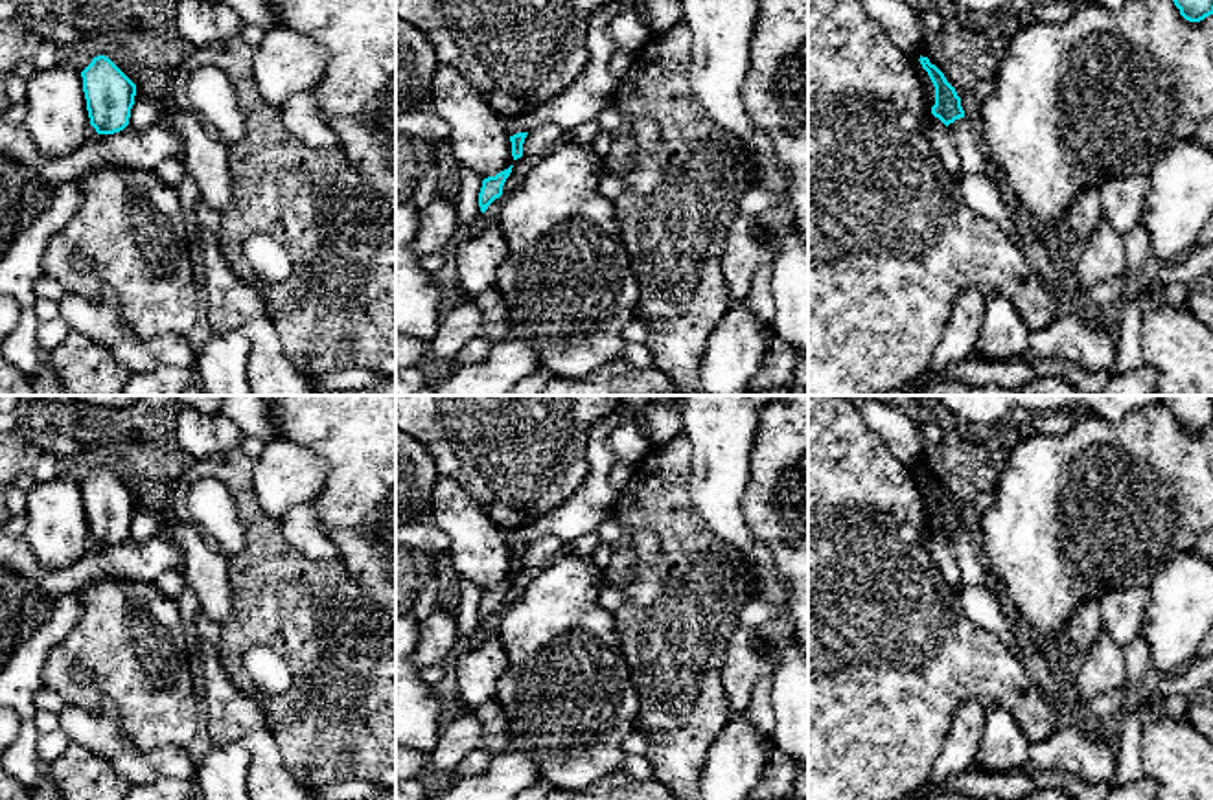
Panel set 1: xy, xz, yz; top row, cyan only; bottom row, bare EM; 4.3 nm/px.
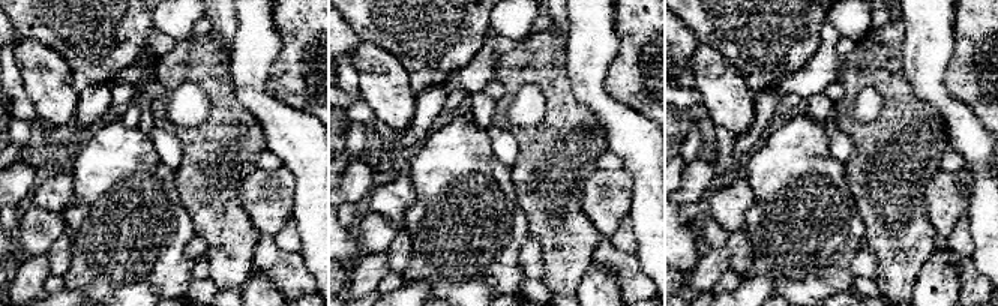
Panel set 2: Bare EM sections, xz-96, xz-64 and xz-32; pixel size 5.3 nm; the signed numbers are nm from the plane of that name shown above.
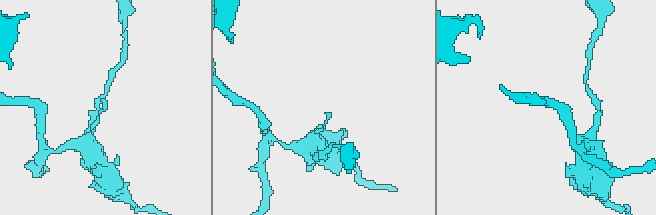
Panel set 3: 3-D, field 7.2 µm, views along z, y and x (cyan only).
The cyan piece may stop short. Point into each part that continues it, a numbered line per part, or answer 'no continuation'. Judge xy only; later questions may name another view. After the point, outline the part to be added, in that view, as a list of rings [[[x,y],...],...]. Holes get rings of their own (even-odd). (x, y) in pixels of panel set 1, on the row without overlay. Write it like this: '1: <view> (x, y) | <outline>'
no continuation

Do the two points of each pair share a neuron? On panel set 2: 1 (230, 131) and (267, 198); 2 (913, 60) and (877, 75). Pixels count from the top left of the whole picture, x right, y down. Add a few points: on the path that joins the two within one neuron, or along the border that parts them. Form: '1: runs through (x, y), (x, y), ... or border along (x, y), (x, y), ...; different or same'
1: border along (254, 165), (236, 191), (239, 203); different
2: border along (904, 30), (902, 72), (917, 96); different

